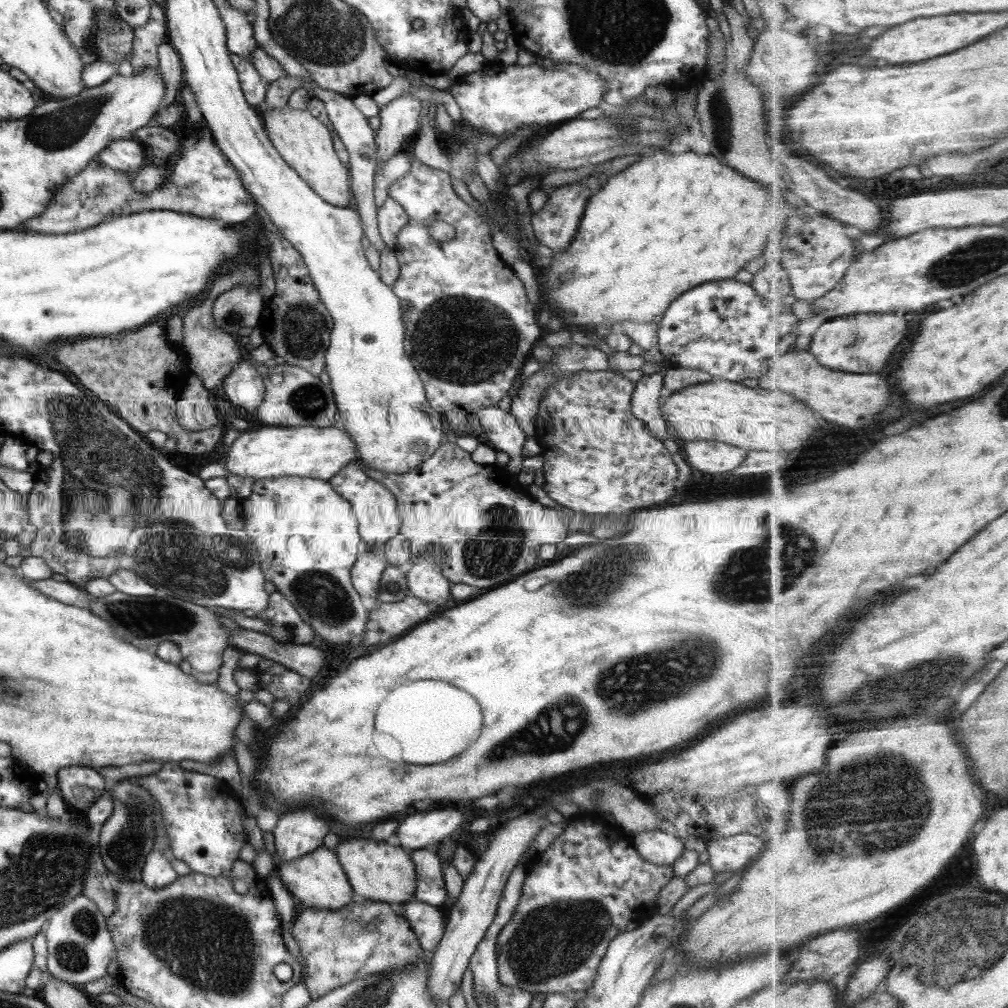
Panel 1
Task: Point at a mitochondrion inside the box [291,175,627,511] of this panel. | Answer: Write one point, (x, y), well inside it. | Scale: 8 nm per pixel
(441, 358)

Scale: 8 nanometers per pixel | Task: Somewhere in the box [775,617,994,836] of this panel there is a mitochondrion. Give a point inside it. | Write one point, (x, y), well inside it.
(948, 670)

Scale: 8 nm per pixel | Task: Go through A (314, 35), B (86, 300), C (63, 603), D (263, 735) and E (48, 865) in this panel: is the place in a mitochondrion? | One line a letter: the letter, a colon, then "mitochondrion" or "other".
A: mitochondrion
B: other
C: other
D: other
E: mitochondrion

